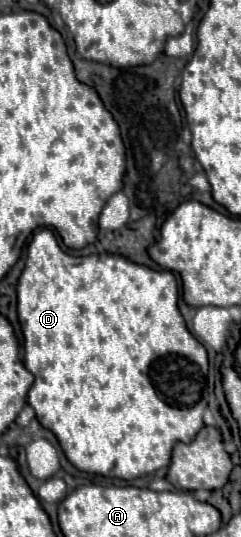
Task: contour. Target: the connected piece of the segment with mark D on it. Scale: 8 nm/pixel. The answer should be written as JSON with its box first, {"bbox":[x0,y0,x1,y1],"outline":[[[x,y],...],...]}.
{"bbox":[16,228,208,480],"outline":[[[44,228],[34,234],[30,246],[28,246],[28,260],[22,270],[22,276],[16,286],[18,294],[18,320],[22,326],[24,336],[24,366],[34,374],[34,384],[28,392],[28,404],[34,408],[38,422],[52,430],[66,454],[66,458],[84,472],[90,474],[102,474],[110,478],[122,478],[122,480],[134,480],[138,476],[146,476],[156,472],[158,468],[166,468],[170,464],[170,452],[176,442],[192,442],[200,428],[204,426],[202,414],[206,408],[204,400],[204,386],[206,386],[206,374],[208,374],[208,354],[206,348],[188,332],[182,314],[178,312],[178,284],[172,272],[168,270],[150,270],[146,266],[138,266],[134,262],[128,262],[122,256],[114,254],[92,254],[84,258],[68,256],[60,250],[52,230]]]}

